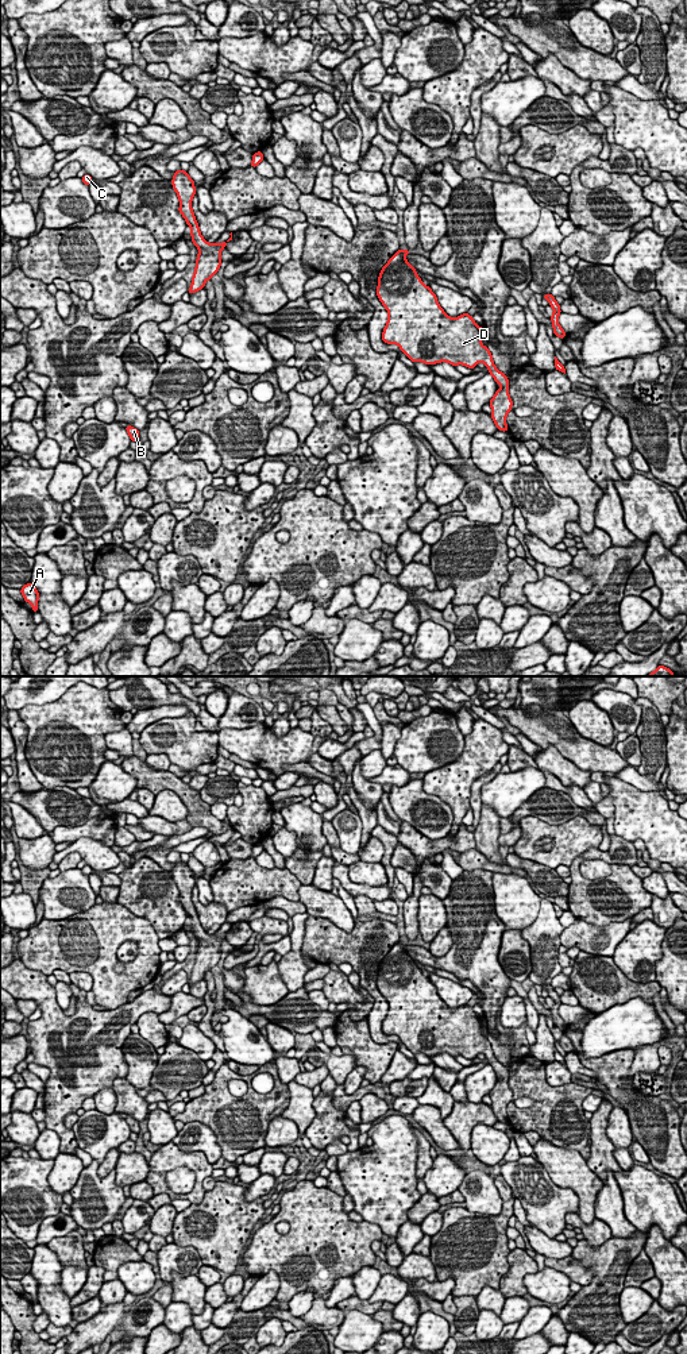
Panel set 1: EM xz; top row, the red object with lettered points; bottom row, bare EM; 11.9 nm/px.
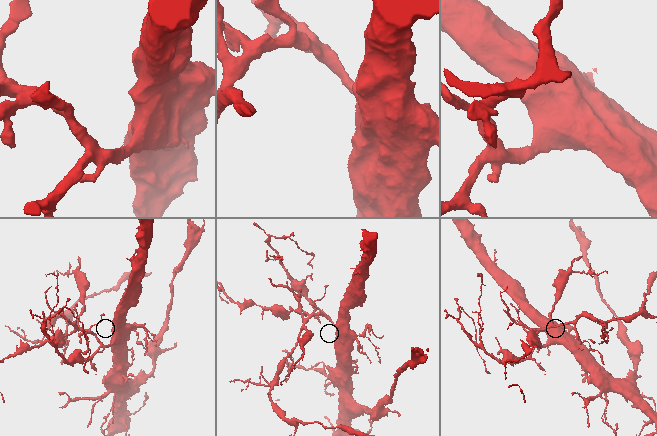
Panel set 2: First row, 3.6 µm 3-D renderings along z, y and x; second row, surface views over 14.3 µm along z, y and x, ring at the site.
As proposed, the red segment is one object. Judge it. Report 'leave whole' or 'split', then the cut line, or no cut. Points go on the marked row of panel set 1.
leave whole | no cut

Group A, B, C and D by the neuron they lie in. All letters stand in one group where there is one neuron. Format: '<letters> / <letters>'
A B C D

